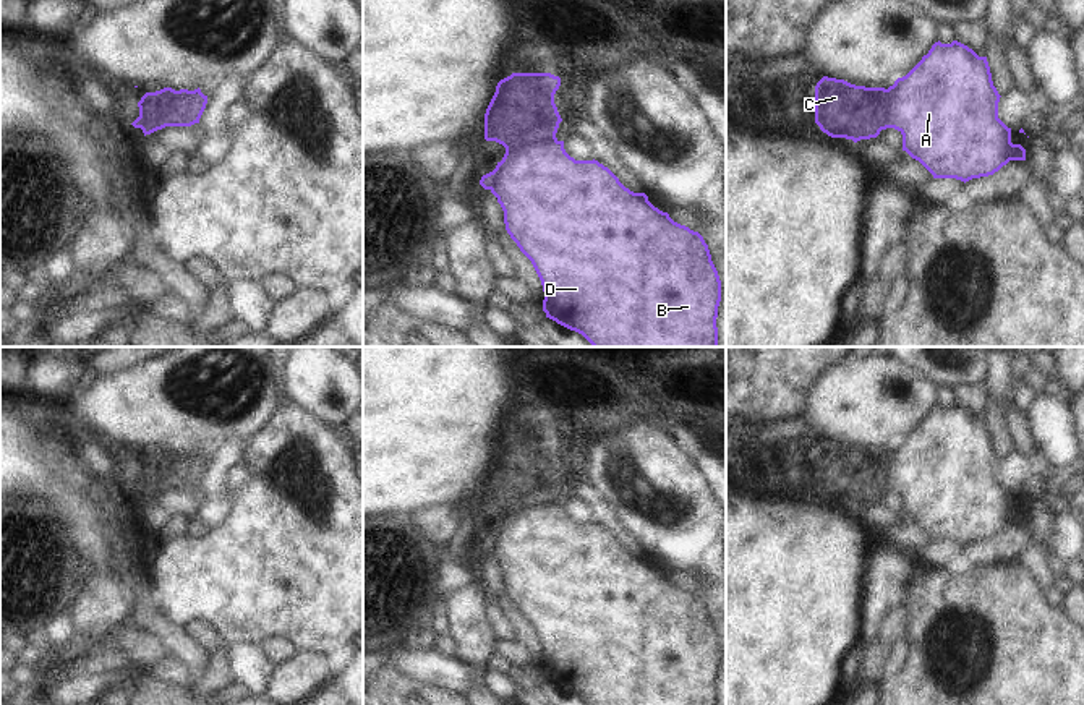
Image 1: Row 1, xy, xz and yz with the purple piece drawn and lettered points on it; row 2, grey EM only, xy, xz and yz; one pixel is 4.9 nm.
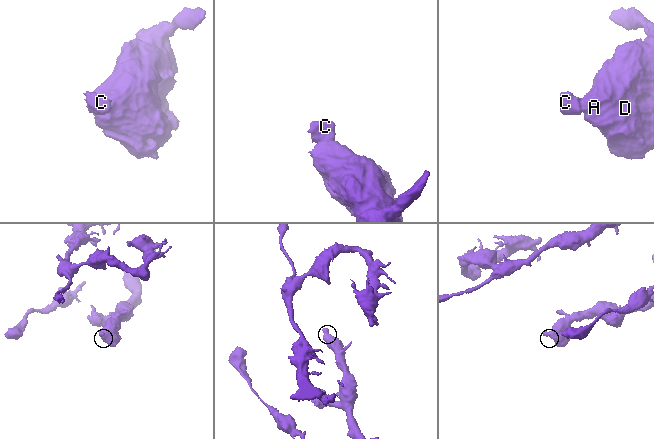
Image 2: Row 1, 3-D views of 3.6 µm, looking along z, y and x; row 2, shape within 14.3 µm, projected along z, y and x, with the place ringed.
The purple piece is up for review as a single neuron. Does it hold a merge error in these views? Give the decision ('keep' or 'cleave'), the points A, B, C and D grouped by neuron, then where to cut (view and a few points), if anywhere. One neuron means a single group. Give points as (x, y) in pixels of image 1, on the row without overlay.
cleave; groups A B D / C; cut xz (556, 501), (546, 506), (527, 506), (506, 514)

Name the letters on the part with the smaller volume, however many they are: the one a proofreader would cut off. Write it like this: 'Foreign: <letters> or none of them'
Foreign: C

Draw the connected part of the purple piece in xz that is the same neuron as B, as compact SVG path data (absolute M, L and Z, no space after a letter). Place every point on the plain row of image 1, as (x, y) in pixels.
M557 502L527 507L506 514L480 548L497 561L507 596L531 624L543 648L546 681L588 705L718 705L721 643L703 600L674 585L645 556L625 551L598 523L575 523Z

